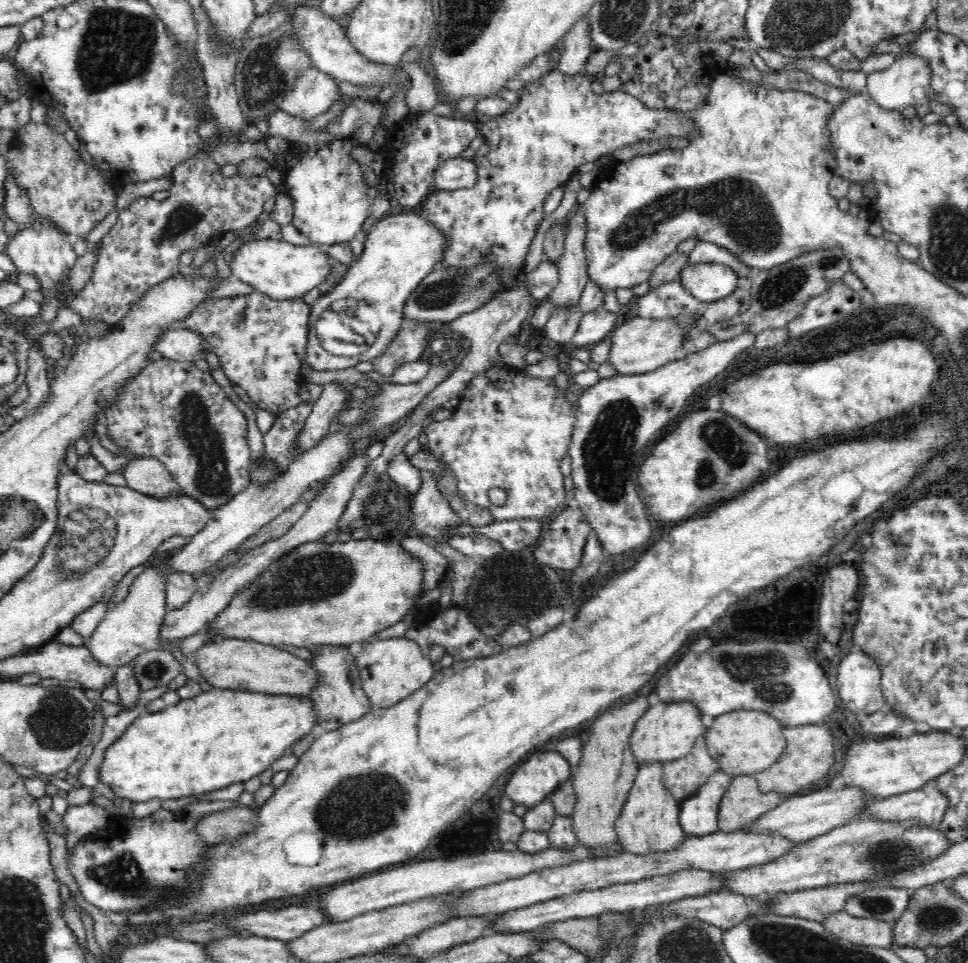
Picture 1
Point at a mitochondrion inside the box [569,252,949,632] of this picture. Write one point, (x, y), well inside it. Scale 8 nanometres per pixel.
(607, 452)

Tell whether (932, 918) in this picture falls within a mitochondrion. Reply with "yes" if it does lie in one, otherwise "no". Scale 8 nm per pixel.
yes

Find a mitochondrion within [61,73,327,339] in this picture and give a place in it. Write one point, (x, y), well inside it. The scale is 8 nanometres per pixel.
(187, 217)

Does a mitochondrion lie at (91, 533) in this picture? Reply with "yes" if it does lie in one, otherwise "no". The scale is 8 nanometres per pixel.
yes

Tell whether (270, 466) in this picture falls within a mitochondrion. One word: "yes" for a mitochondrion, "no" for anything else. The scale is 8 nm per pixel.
yes

